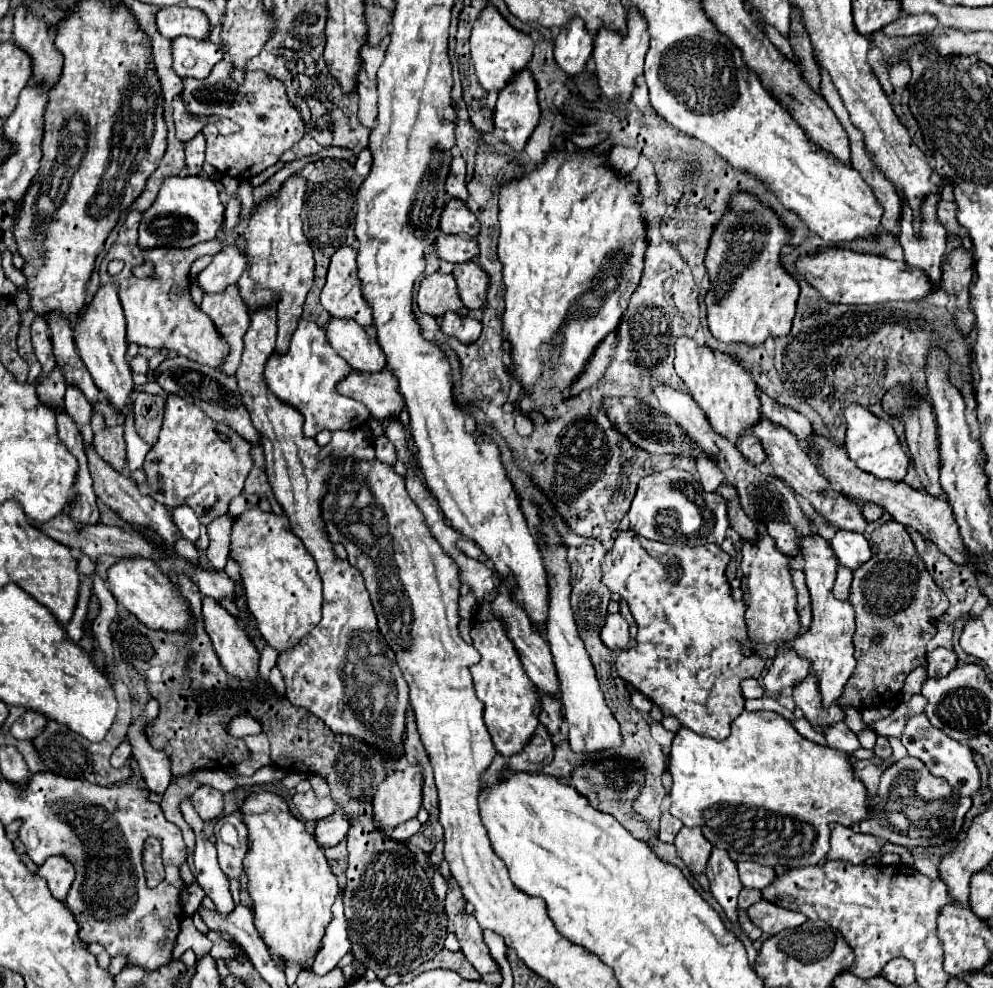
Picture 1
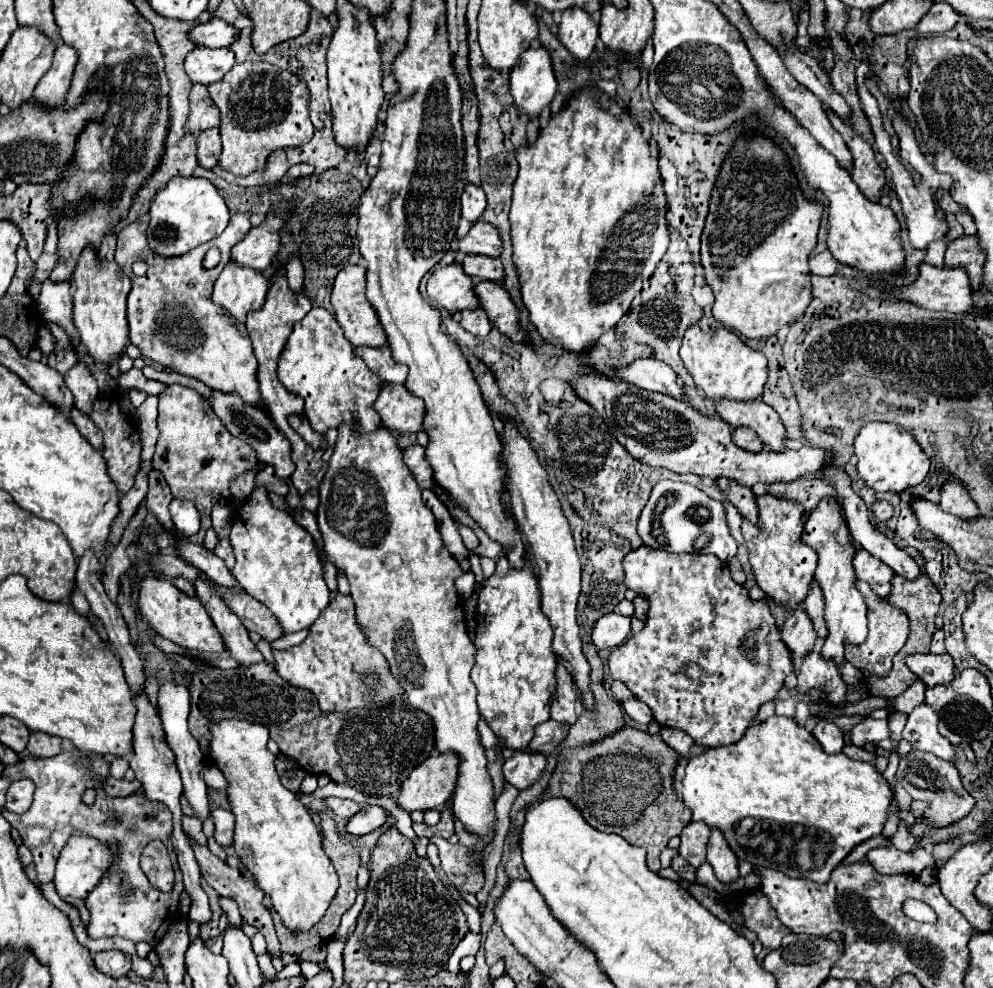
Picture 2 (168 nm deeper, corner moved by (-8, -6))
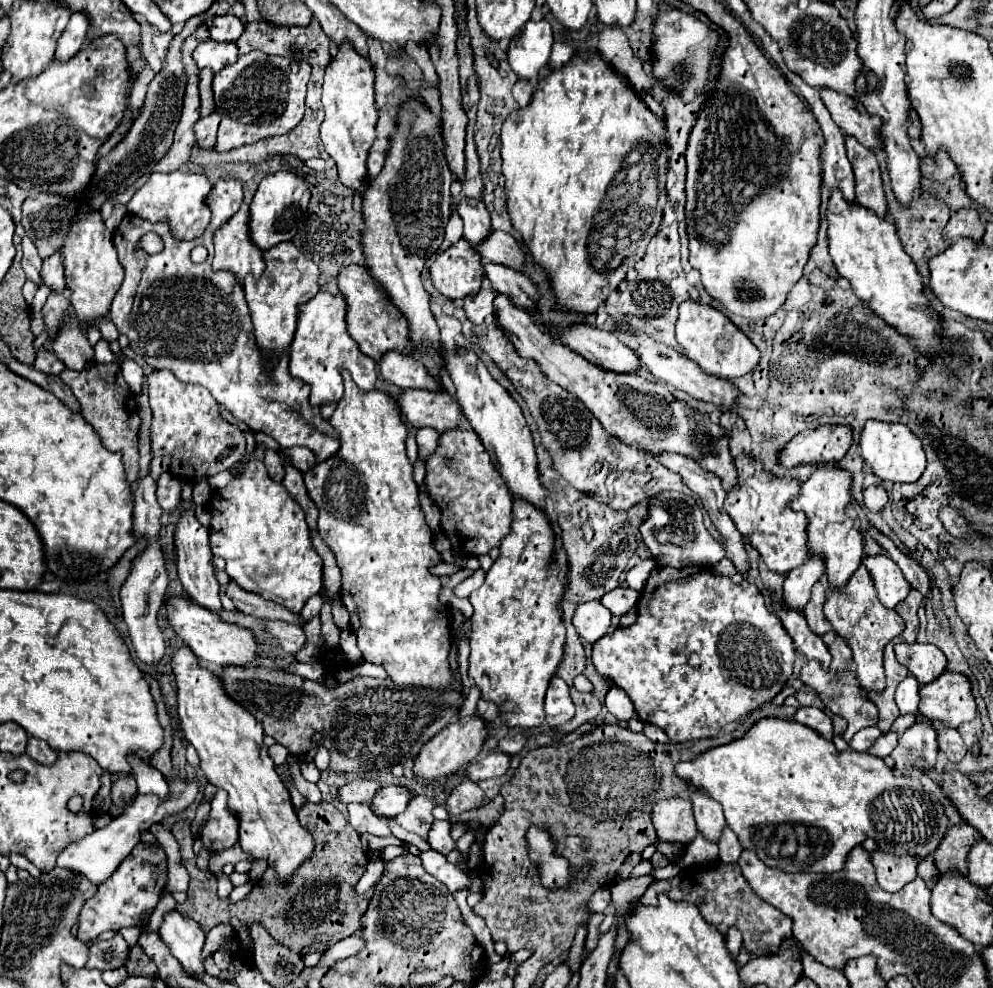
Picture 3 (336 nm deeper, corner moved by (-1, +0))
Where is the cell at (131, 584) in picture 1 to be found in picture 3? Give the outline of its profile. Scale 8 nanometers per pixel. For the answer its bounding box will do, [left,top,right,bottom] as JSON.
[163,597,259,667]

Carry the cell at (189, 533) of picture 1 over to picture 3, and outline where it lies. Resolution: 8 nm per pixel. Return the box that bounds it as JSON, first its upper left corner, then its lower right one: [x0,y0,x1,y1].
[157,475,181,513]

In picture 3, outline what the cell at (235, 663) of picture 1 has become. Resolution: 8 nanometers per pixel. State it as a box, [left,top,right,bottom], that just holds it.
[175,511,223,615]

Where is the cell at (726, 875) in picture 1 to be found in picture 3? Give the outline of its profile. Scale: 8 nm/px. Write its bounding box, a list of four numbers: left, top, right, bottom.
[691,789,725,843]

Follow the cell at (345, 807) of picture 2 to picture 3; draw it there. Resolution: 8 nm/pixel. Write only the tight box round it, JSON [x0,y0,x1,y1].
[337,781,379,805]

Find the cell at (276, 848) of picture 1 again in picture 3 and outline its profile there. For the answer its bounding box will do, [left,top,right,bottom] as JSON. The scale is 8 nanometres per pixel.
[173,649,315,883]

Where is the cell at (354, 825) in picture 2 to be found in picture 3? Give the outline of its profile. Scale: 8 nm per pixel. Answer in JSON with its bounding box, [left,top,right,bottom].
[371,785,411,817]

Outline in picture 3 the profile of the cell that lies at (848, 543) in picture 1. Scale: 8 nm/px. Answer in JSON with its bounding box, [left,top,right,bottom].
[863,553,911,609]

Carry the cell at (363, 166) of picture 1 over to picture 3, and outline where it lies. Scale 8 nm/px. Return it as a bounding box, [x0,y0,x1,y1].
[367,151,385,177]

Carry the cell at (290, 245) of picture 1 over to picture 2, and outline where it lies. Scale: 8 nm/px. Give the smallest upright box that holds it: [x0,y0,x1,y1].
[284,255,304,291]

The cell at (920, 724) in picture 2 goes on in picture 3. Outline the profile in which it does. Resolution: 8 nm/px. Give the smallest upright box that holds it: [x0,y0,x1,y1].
[895,675,919,715]

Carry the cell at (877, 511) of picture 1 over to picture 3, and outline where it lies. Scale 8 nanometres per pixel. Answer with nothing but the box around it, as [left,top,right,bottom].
[863,485,887,513]

